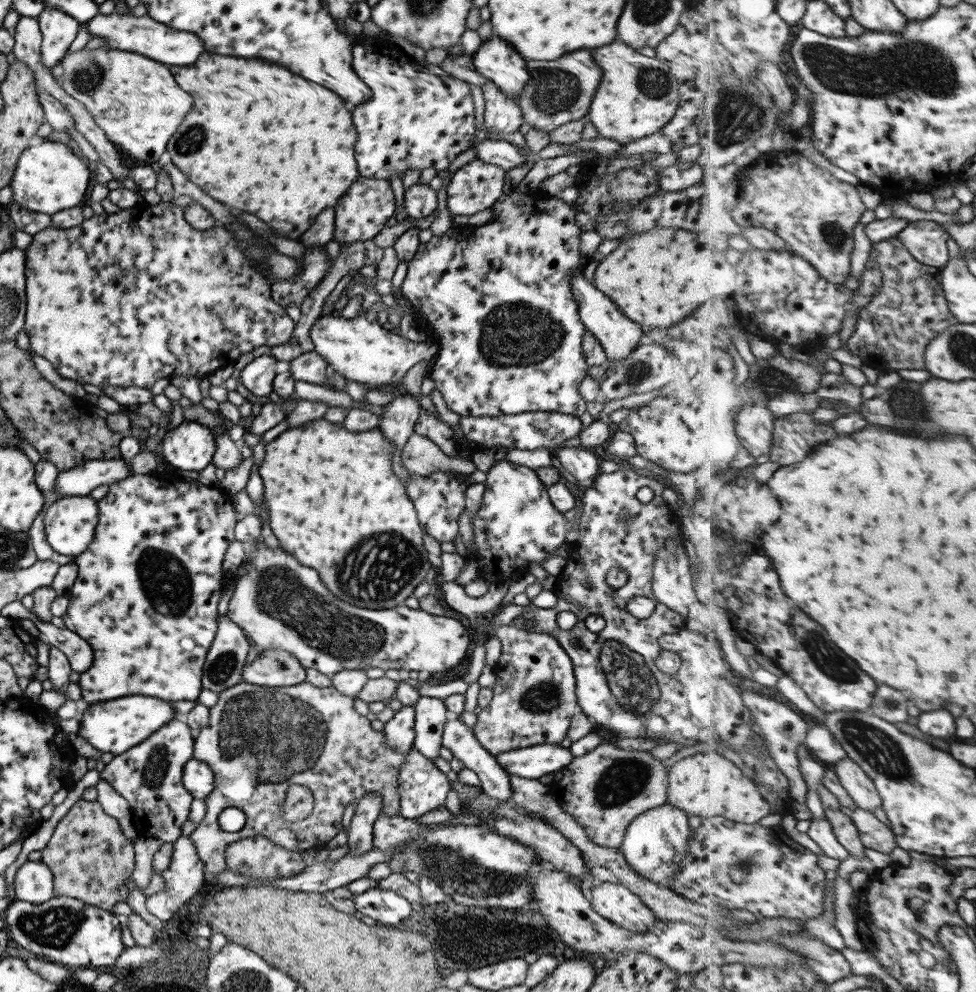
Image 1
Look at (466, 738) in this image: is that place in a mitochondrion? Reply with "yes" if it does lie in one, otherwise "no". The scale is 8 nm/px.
no

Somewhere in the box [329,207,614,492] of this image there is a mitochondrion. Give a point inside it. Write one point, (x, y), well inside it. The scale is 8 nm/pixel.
(519, 334)

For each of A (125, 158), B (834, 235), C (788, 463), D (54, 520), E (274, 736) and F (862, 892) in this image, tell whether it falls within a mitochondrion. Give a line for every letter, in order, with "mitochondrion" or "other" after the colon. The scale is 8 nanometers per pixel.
A: other
B: mitochondrion
C: other
D: other
E: mitochondrion
F: other

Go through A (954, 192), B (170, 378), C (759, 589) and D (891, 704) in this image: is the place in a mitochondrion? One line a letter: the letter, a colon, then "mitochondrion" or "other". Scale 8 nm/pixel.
A: other
B: other
C: other
D: mitochondrion

